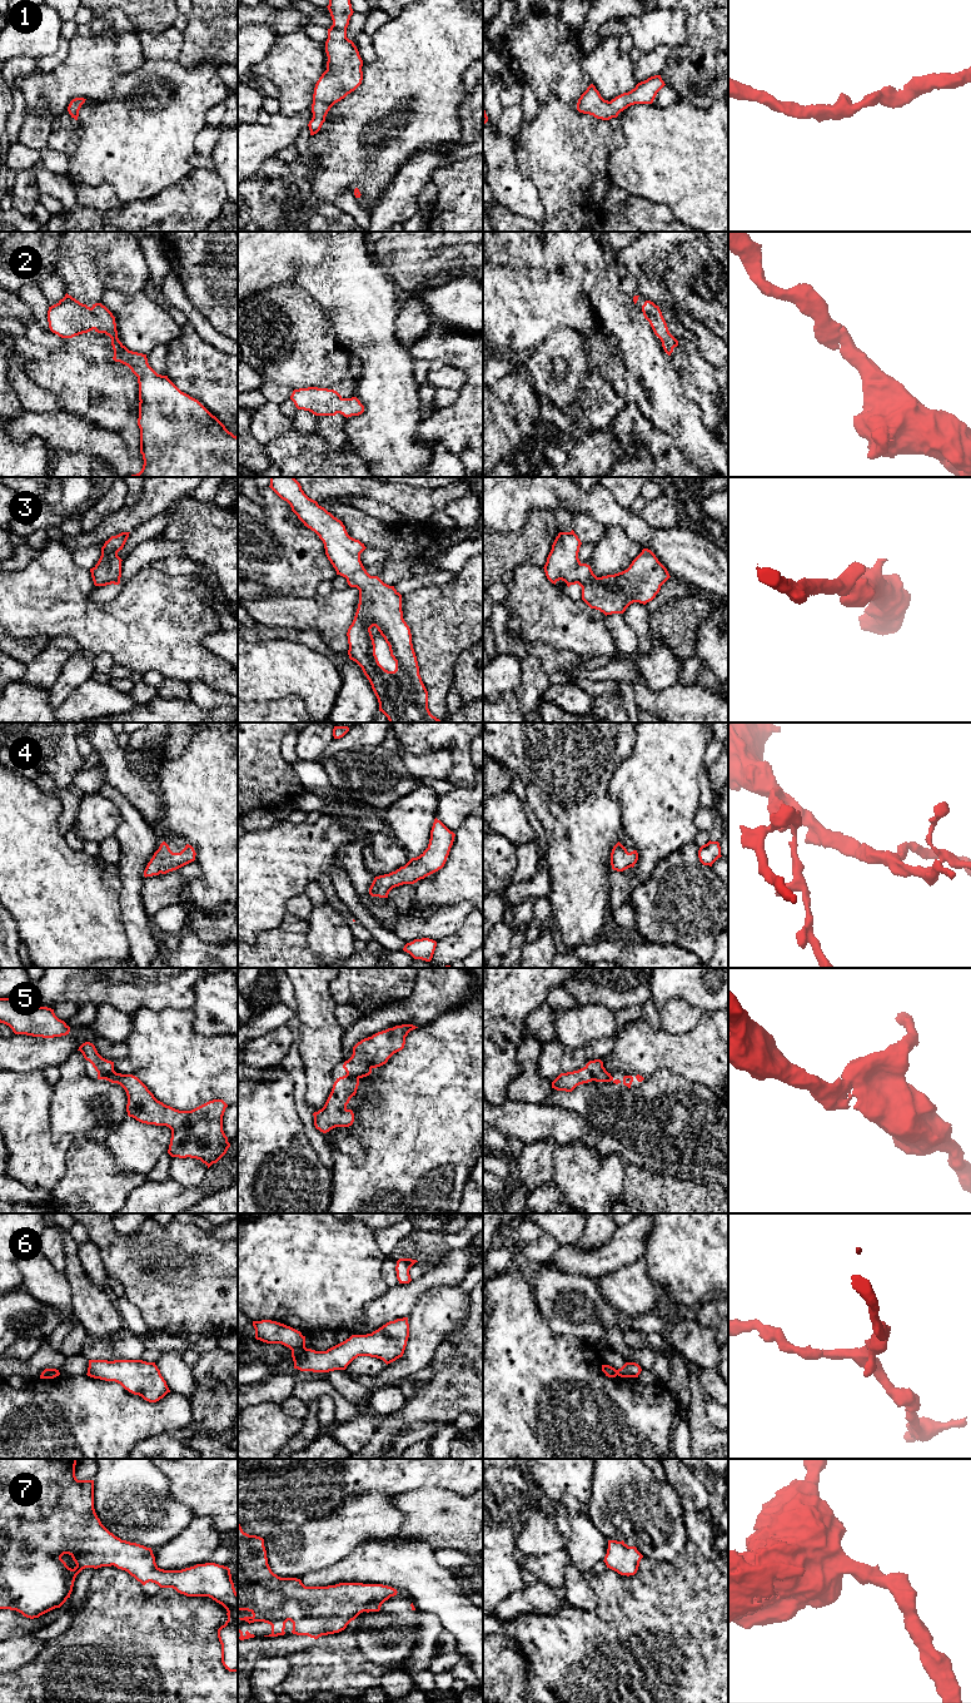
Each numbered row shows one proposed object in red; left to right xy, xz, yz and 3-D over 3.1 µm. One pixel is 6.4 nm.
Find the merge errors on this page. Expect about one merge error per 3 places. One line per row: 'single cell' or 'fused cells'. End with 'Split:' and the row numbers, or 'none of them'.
1: single cell
2: single cell
3: single cell
4: single cell
5: single cell
6: fused cells
7: single cell
Split: 6

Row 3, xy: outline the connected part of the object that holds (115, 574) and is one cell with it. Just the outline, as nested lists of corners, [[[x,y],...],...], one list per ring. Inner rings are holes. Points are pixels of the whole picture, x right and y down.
[[[130,532],[111,536],[101,547],[98,563],[90,569],[95,586],[119,585],[121,577],[121,558],[118,552],[123,550]]]

